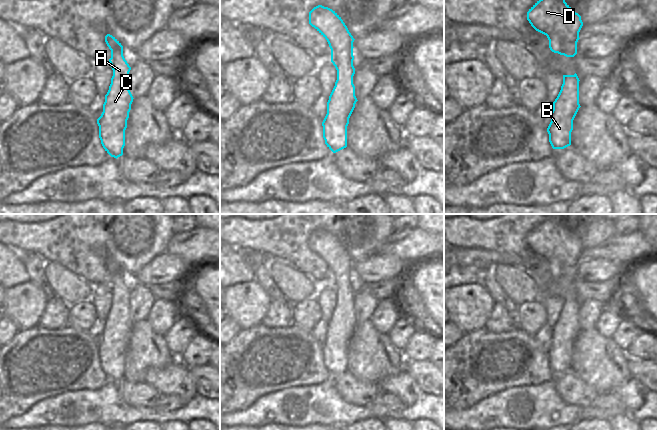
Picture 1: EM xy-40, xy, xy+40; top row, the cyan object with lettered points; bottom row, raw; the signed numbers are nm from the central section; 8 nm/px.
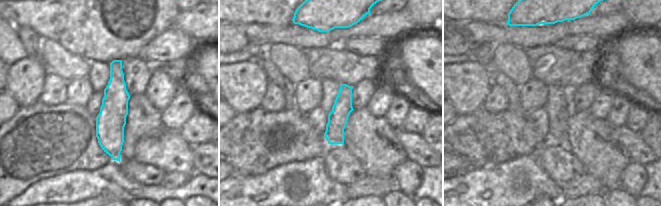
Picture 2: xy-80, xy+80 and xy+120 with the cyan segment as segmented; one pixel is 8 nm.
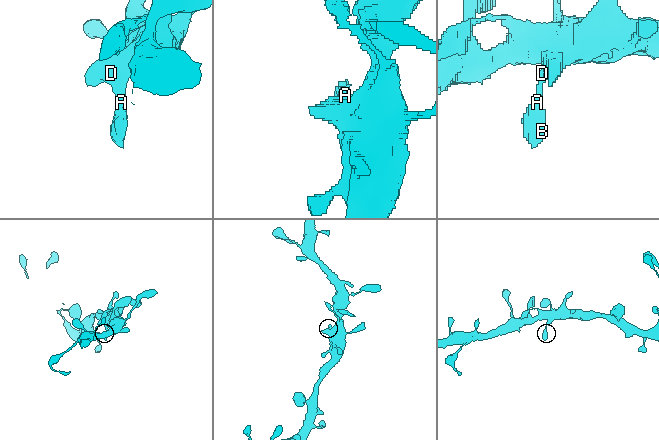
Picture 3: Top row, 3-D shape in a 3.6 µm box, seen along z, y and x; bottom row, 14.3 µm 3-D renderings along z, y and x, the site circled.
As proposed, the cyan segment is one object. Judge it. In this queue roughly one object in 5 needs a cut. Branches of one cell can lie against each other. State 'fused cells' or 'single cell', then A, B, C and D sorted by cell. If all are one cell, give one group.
single cell; A B C D

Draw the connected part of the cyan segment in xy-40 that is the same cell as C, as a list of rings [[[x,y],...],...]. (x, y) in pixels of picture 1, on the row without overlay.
[[[107,258],[105,266],[111,274],[109,286],[113,300],[109,314],[105,319],[103,336],[97,343],[97,348],[103,372],[111,381],[117,383],[123,379],[125,354],[134,323],[129,314],[131,291],[123,280],[123,270],[115,261]]]

